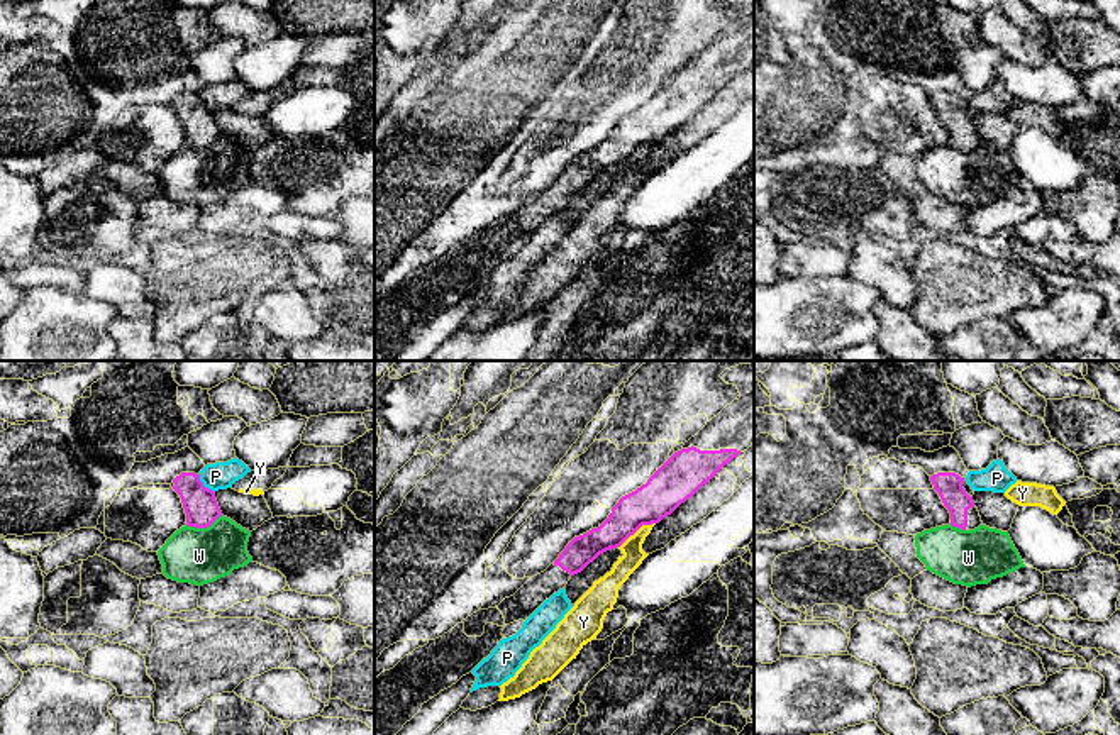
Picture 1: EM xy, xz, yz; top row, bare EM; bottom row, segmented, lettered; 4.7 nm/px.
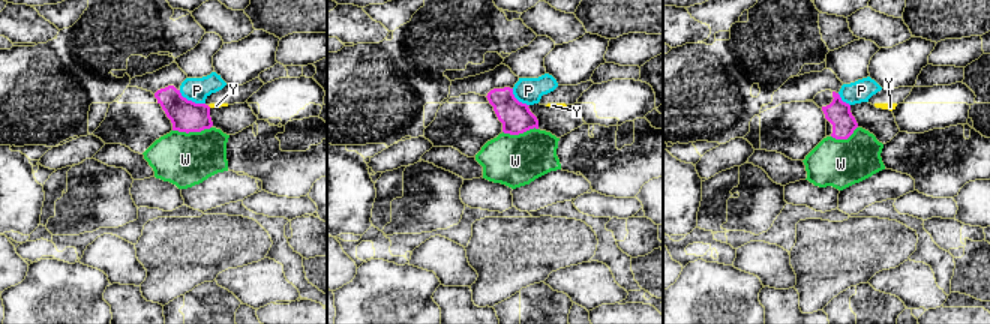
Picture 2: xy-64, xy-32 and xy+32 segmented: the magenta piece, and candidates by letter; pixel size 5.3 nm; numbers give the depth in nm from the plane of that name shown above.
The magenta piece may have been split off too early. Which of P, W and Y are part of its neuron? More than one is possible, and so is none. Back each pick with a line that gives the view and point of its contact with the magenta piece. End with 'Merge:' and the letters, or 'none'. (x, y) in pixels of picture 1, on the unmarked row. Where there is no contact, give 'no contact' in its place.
Merge: none

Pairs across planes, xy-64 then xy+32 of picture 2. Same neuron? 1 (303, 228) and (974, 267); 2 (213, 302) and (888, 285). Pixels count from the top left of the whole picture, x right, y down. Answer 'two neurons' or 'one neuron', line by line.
1: one neuron
2: two neurons

